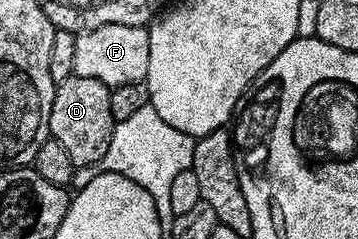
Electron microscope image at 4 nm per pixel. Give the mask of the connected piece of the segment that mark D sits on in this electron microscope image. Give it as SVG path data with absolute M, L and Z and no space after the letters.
M72 73L55 88L53 109L49 113L50 138L61 141L61 146L69 153L69 161L73 161L76 169L101 161L109 149L116 125L113 109L109 109L110 100L111 88L93 77Z

